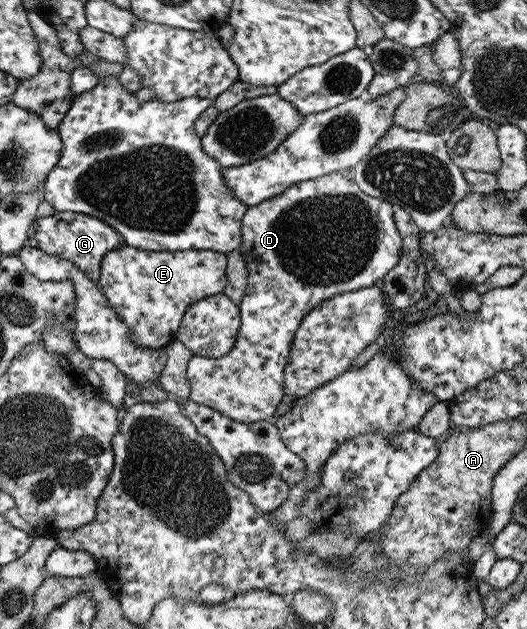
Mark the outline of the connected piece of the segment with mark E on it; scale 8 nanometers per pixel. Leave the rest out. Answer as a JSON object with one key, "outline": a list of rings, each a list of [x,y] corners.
{"outline":[[[127,244],[121,249],[105,253],[101,261],[101,291],[109,307],[117,311],[119,319],[131,329],[131,339],[137,347],[145,349],[165,348],[177,340],[180,321],[185,312],[207,297],[223,292],[227,285],[227,256],[211,250],[187,251],[143,251]]]}

